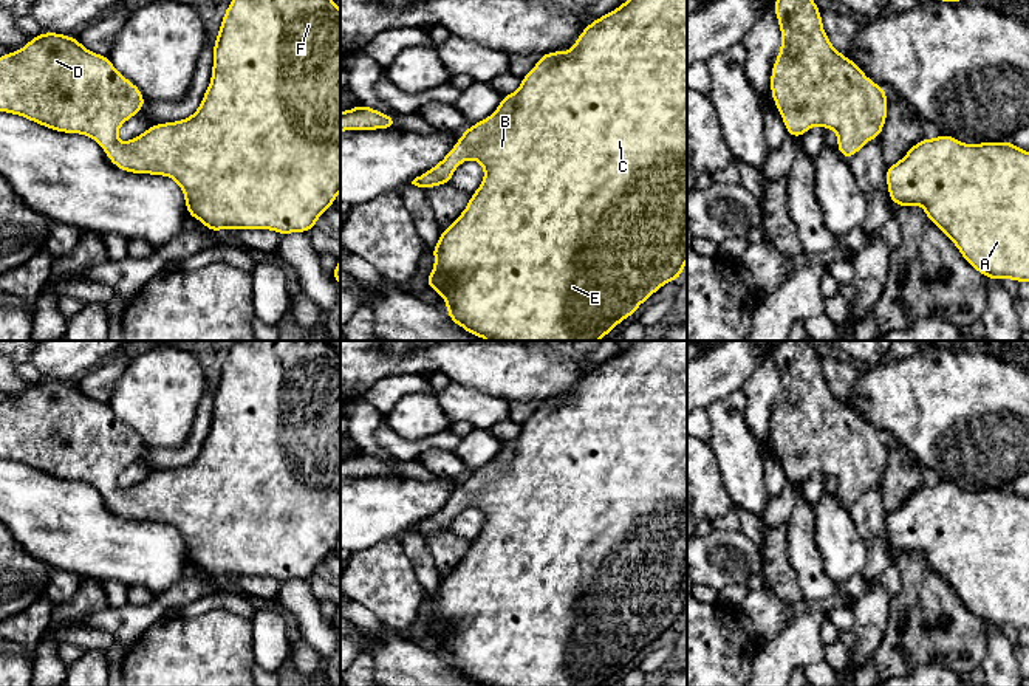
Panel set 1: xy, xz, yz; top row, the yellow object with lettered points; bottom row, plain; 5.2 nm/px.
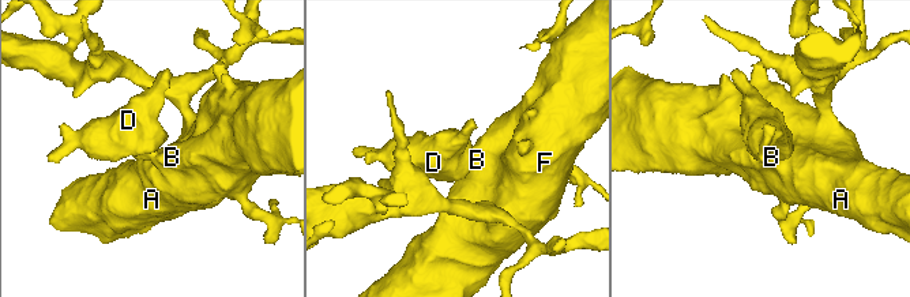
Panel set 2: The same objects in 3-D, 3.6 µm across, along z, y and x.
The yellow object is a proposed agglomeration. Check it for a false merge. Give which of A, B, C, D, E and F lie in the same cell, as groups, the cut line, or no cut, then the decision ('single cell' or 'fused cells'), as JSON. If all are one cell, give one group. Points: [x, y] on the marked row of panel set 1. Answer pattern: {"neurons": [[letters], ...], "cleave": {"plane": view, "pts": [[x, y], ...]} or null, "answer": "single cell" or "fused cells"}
{"neurons": [["A", "B", "C", "D", "E", "F"]], "cleave": null, "answer": "single cell"}

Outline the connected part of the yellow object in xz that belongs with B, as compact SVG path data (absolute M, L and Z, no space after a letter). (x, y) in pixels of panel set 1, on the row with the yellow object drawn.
M627 0L614 11L593 20L574 42L574 48L568 51L552 51L542 54L534 68L521 77L521 87L515 93L501 98L498 108L483 121L470 125L463 132L453 149L430 170L416 177L412 184L429 189L433 186L450 184L450 178L464 159L477 159L484 167L481 186L470 195L470 200L461 215L444 228L438 243L430 248L435 256L433 271L427 276L426 283L435 290L447 302L447 314L452 322L464 328L467 333L487 341L599 341L614 330L624 319L653 296L661 286L670 280L679 280L687 260L687 0Z

